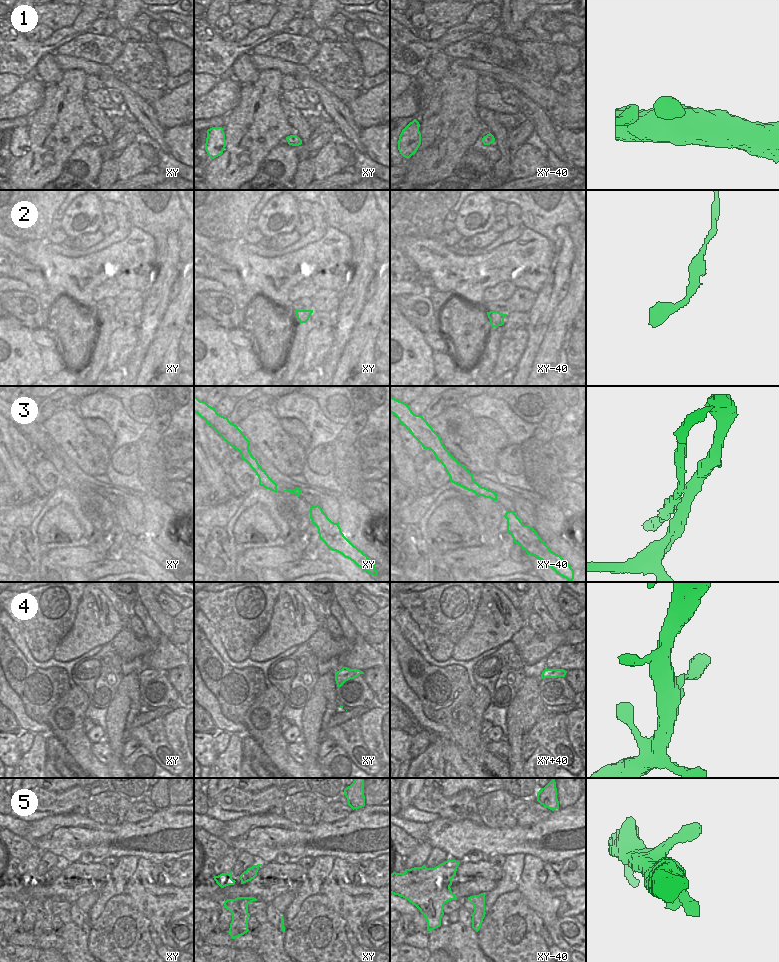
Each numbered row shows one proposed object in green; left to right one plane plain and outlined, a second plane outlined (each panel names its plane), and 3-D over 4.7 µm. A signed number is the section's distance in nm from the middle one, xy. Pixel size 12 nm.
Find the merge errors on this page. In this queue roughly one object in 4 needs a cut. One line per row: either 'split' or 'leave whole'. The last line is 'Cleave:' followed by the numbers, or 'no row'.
1: leave whole
2: leave whole
3: split
4: leave whole
5: leave whole
Cleave: 3

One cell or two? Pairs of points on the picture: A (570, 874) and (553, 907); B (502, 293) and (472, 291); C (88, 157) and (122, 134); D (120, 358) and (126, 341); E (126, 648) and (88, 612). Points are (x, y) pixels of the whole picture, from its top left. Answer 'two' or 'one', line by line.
A: two
B: two
C: one
D: one
E: two

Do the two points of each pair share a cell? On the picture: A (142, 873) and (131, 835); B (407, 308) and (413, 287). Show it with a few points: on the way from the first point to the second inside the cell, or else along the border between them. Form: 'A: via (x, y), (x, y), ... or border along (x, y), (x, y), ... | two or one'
A: border along (138, 857), (148, 859), (153, 864) | two
B: border along (426, 293), (400, 295) | two

